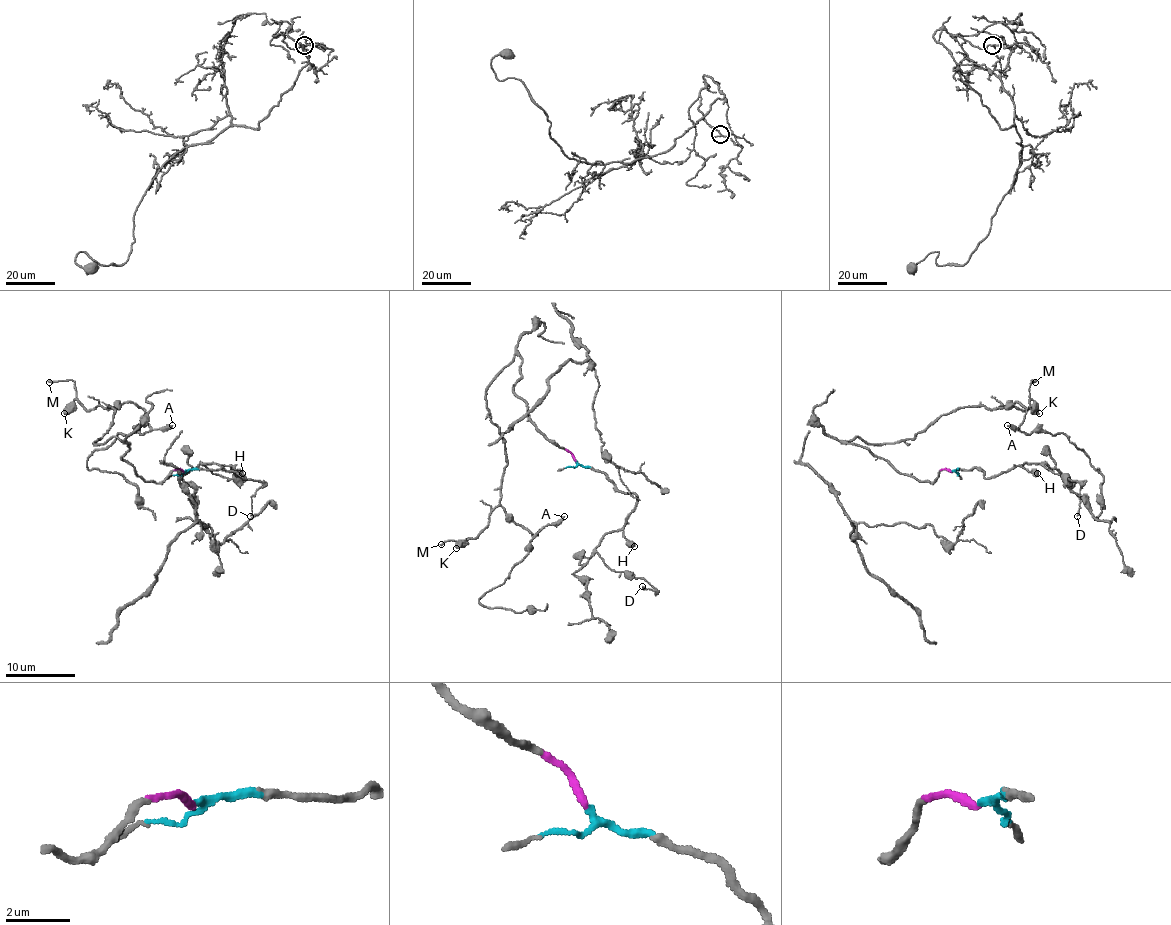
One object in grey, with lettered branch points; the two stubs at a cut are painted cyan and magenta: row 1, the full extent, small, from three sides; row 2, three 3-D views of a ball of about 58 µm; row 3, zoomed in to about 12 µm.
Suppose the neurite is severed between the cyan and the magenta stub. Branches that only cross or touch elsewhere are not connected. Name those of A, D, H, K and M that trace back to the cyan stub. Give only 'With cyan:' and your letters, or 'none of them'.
With cyan: D, H

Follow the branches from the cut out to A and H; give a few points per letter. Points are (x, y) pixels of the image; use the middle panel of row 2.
A: (576, 461), (513, 390), (517, 355), (485, 392), (505, 444), (499, 505), (534, 534), (564, 517)
H: (576, 461), (600, 470), (616, 487), (637, 498), (623, 529), (623, 534), (635, 546)

